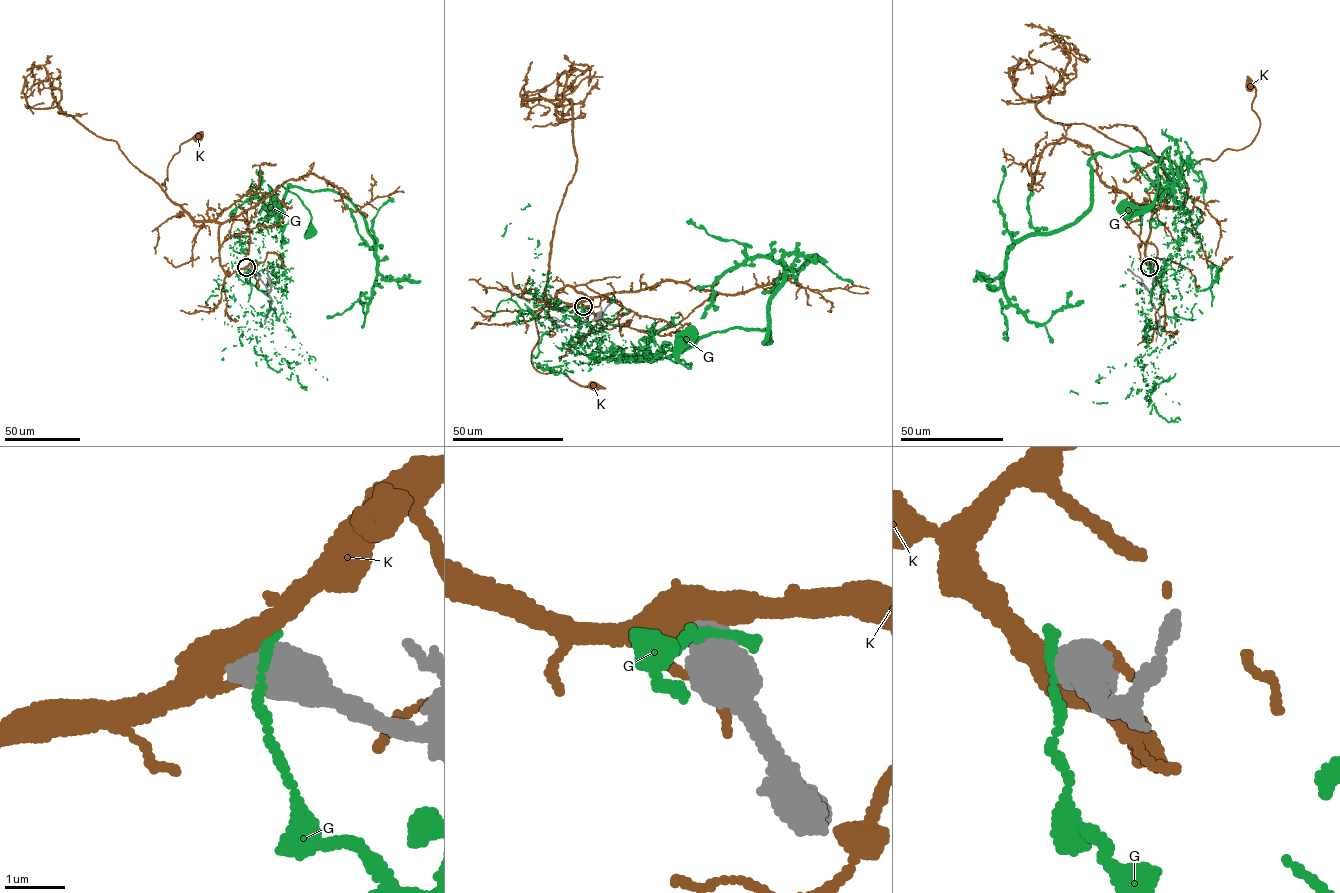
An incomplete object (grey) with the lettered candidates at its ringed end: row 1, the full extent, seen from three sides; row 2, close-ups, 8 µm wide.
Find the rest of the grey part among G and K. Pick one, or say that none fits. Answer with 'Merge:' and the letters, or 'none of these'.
Merge: none of these

